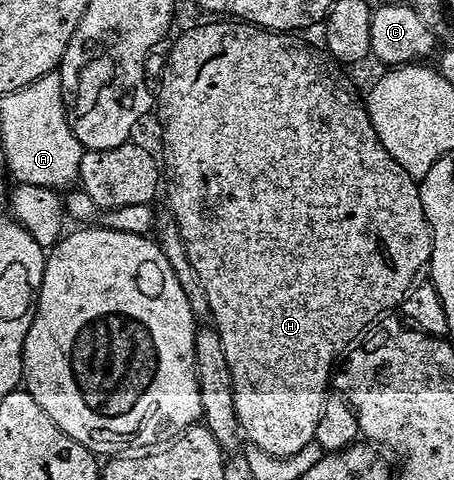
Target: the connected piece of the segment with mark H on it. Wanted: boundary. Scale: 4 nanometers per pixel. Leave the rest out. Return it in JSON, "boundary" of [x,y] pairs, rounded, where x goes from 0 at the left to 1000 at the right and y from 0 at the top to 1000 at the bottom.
{"boundary":[[[463,44],[471,46],[427,54],[385,83],[366,121],[357,190],[344,196],[348,238],[357,244],[357,296],[366,302],[361,363],[374,369],[370,438],[396,475],[414,542],[423,542],[423,558],[432,558],[445,621],[463,635],[463,654],[471,660],[467,679],[480,690],[493,744],[509,771],[520,867],[540,919],[544,913],[551,929],[568,929],[610,954],[643,950],[643,942],[661,942],[670,925],[692,919],[696,883],[705,883],[705,858],[716,850],[722,827],[718,804],[722,813],[740,756],[817,671],[866,648],[901,615],[923,577],[921,560],[945,548],[947,471],[938,465],[934,433],[925,425],[921,379],[905,363],[890,358],[872,333],[863,333],[855,308],[837,300],[828,267],[819,267],[819,250],[791,190],[771,196],[762,163],[753,163],[753,154],[744,154],[744,146],[736,146],[736,138],[727,138],[709,113],[692,113],[692,104],[665,79],[637,102],[632,79],[568,71],[568,60],[546,46]]]}

